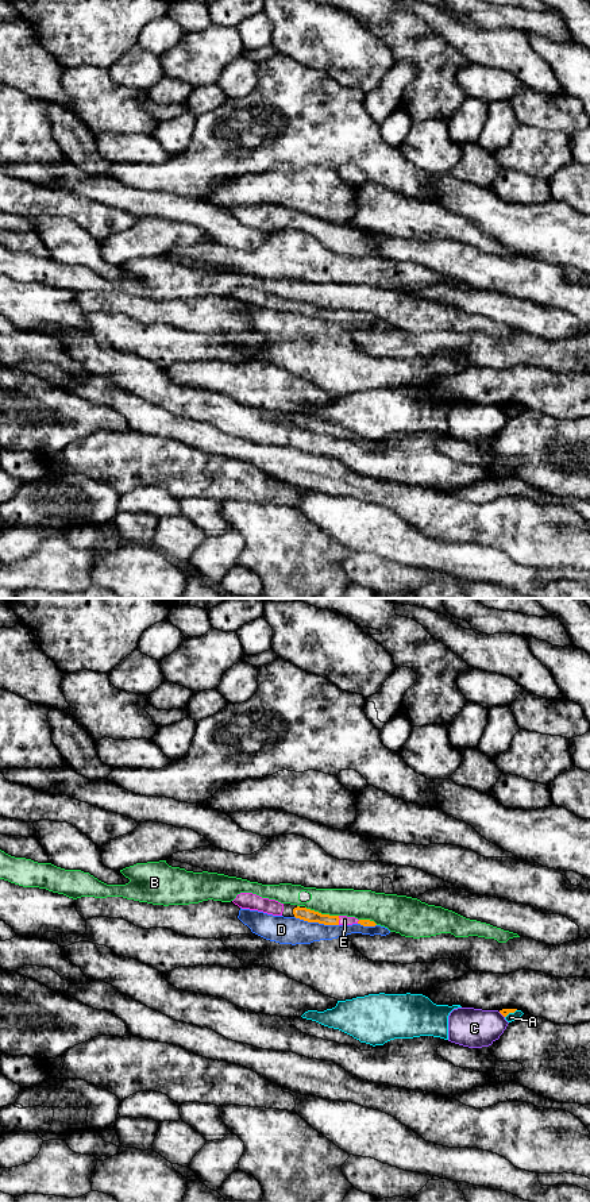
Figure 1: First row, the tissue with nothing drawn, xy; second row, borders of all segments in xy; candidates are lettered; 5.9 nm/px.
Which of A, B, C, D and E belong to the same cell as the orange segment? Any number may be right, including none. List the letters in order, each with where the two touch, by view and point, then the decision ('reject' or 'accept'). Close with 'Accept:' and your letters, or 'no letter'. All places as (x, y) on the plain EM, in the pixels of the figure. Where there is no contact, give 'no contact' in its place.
A: meets orange in xy at (511, 407); reject
B: meets orange in xy at (320, 308); reject
C: meets orange in xy at (501, 408); reject
D: meets orange in xy at (316, 316); reject
E: meets orange in xy at (339, 314); accept
Accept: E

